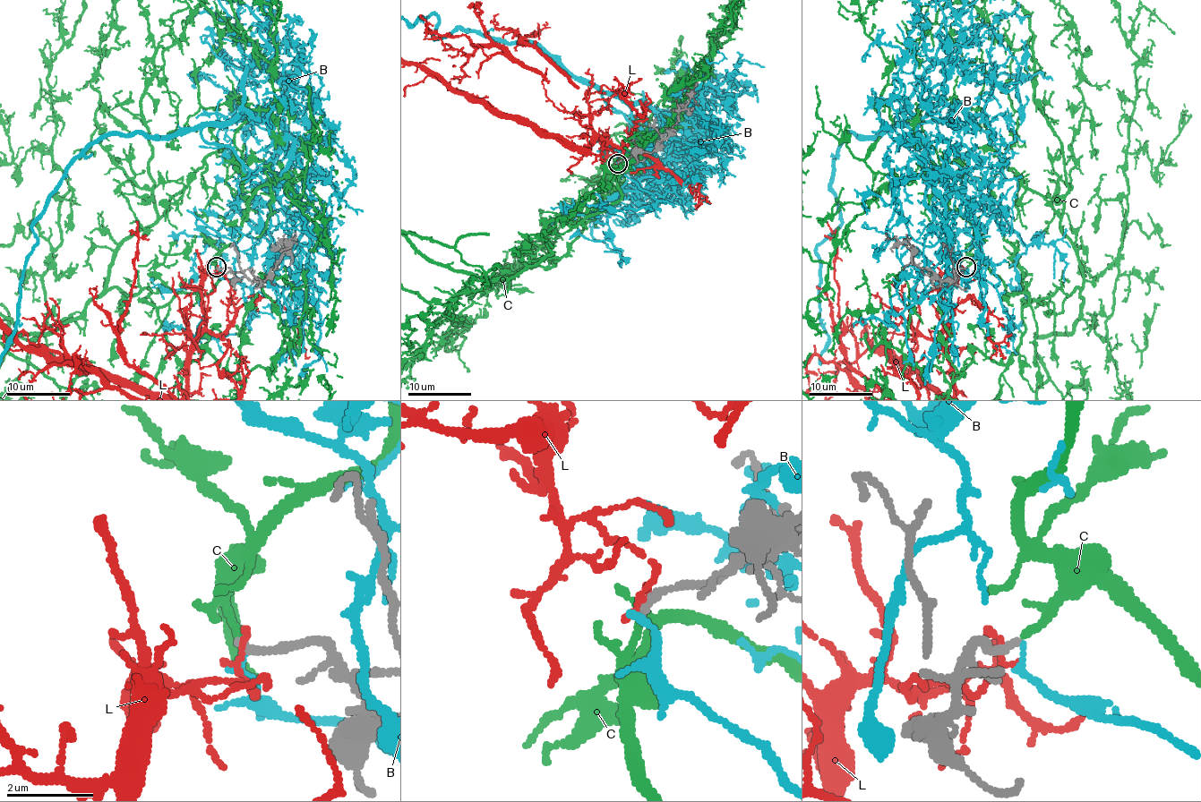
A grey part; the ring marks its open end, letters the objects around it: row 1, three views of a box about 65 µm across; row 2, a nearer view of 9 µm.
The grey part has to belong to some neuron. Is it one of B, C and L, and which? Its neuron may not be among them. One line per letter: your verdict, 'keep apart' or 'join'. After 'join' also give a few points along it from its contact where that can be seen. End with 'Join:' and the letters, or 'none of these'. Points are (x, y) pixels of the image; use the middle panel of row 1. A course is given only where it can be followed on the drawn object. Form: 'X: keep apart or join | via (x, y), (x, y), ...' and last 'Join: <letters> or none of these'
B: keep apart
C: join
L: keep apart
Join: C

